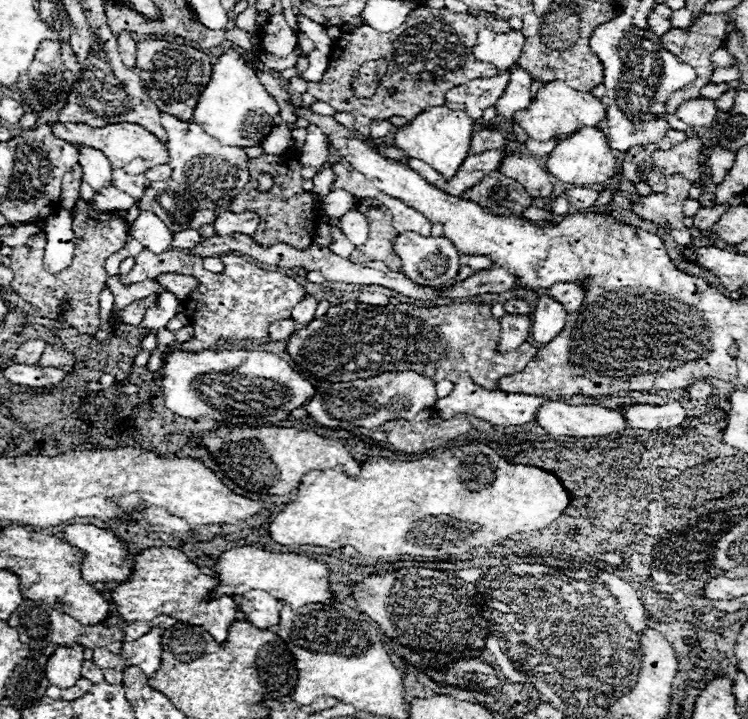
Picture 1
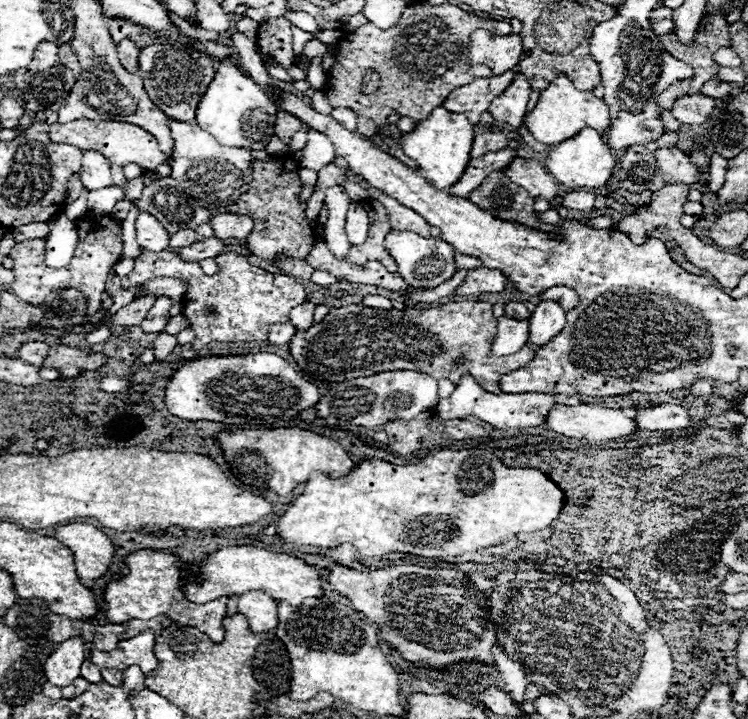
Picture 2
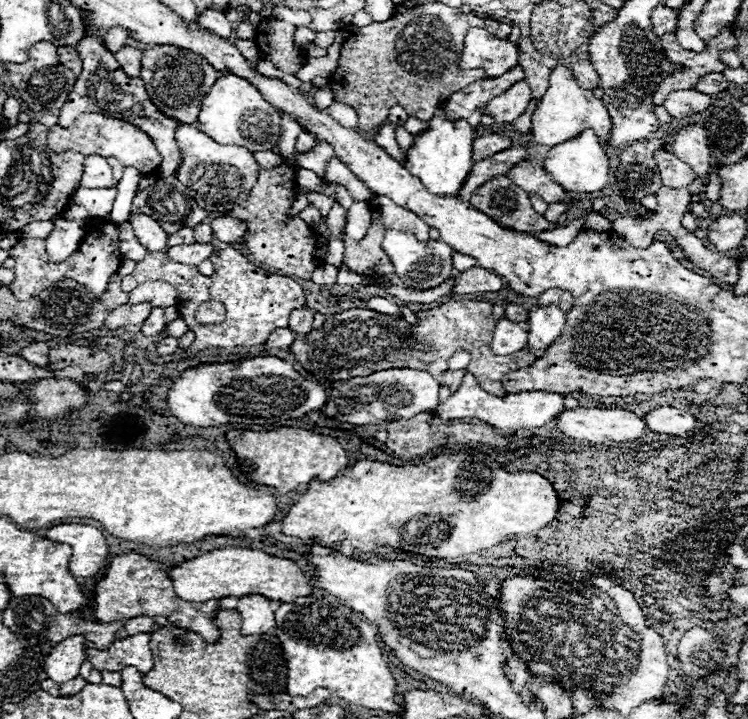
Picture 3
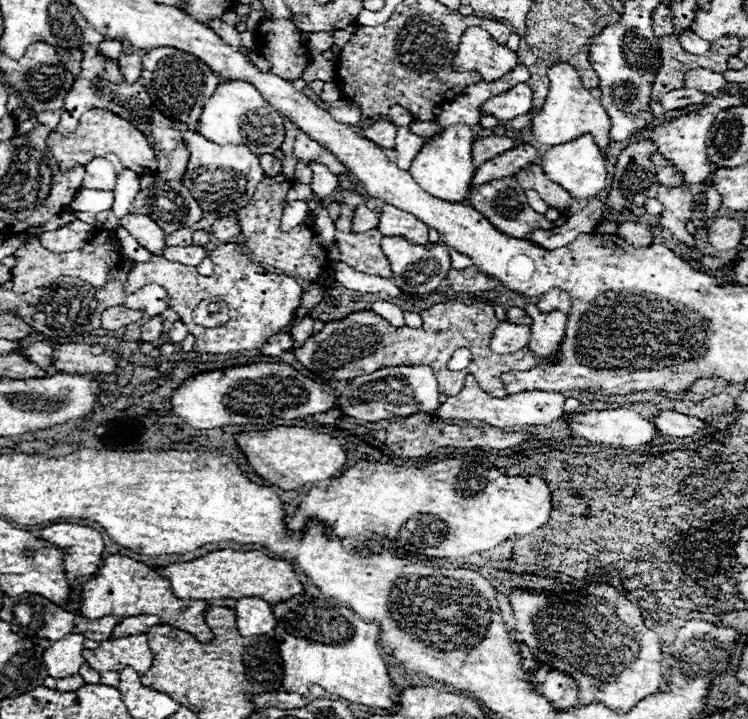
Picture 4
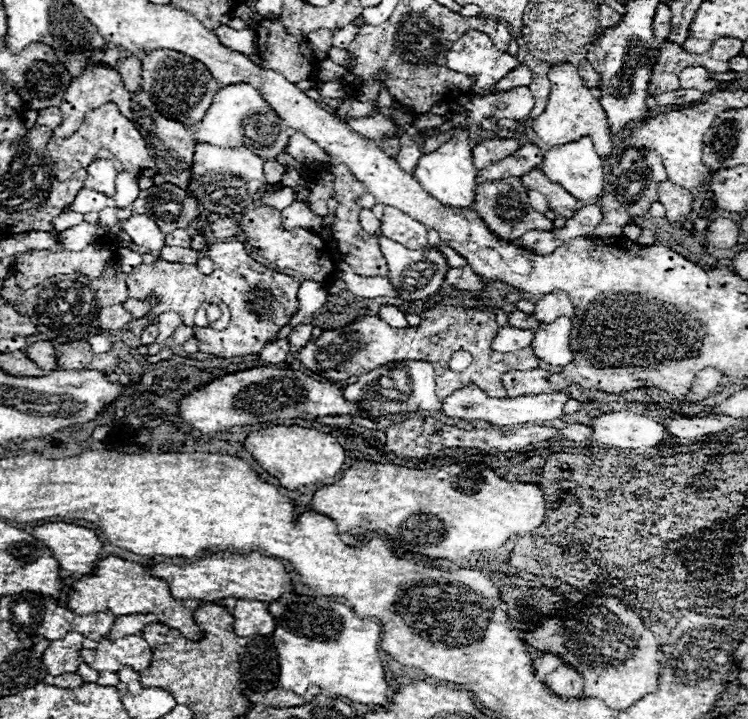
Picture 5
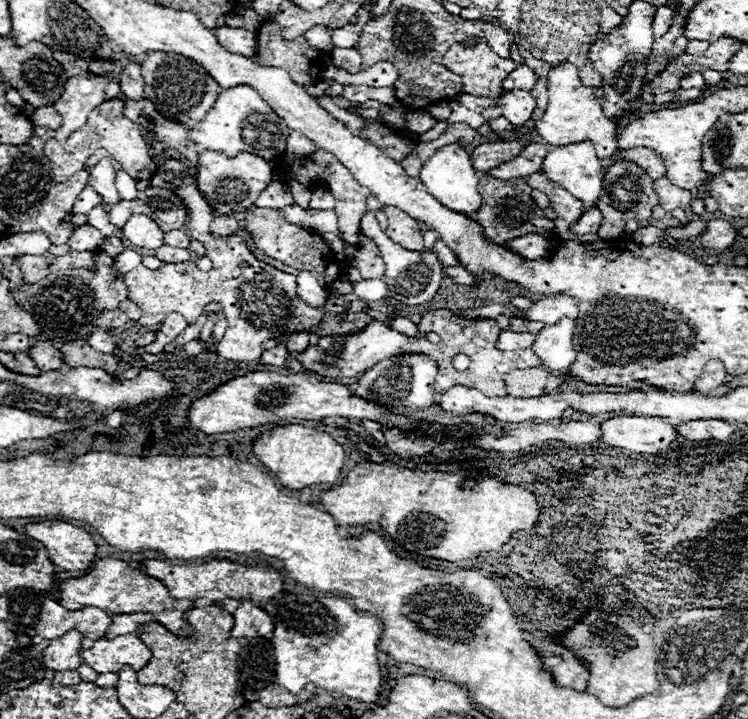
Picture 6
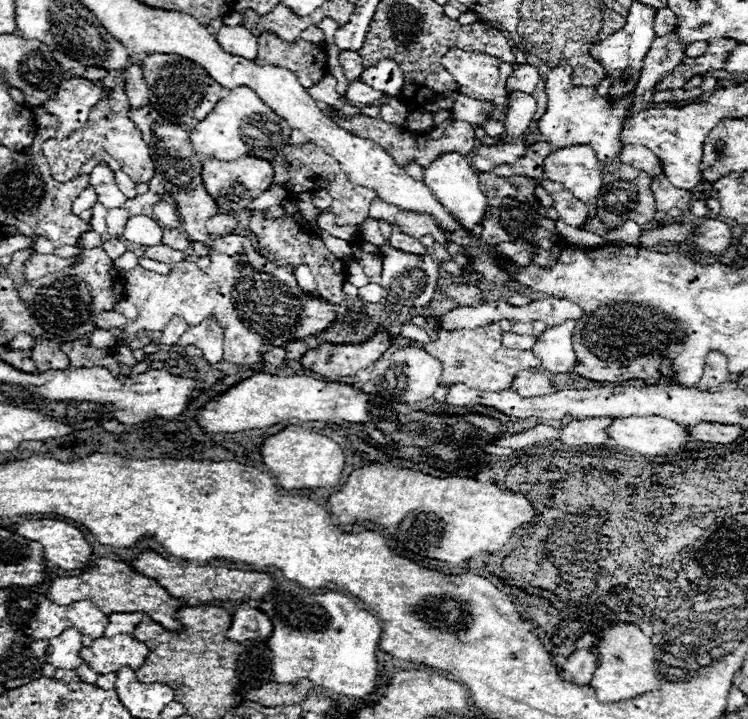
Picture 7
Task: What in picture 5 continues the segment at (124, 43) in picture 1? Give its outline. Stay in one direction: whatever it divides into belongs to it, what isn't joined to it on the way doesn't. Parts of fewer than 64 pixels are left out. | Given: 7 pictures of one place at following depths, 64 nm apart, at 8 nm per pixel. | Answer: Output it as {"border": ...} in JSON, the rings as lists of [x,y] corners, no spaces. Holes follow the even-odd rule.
{"border":[[[130,56],[130,58],[124,58],[118,62],[118,74],[124,82],[124,88],[134,94],[142,88],[142,78],[140,78],[140,72],[142,72],[142,64],[138,58]]]}

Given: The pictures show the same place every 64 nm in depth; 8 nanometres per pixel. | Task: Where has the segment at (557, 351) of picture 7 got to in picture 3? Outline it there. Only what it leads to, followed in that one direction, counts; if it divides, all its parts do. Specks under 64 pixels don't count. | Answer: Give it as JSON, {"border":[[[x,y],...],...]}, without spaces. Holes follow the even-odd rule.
{"border":[[[534,306],[528,314],[530,314],[528,348],[546,352],[546,348],[562,334],[562,328],[566,324],[566,314],[558,306],[546,306],[546,308]]]}

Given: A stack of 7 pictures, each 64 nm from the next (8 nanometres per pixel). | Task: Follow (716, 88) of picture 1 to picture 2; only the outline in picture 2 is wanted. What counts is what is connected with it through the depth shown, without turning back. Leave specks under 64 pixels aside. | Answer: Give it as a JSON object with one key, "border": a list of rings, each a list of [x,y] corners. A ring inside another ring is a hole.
{"border":[[[712,76],[710,80],[706,80],[700,88],[700,94],[704,96],[712,96],[712,98],[722,98],[726,94],[732,92],[732,86],[728,82],[722,82],[718,76]]]}

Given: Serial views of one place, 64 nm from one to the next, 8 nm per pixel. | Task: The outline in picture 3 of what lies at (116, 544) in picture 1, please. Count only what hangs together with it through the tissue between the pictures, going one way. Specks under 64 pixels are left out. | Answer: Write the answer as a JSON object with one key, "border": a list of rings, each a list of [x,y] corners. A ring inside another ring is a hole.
{"border":[[[60,524],[50,528],[44,534],[48,540],[58,544],[70,544],[74,550],[74,556],[68,562],[68,568],[74,576],[94,576],[100,572],[100,568],[106,562],[106,540],[100,530],[94,526],[82,526],[82,524]]]}

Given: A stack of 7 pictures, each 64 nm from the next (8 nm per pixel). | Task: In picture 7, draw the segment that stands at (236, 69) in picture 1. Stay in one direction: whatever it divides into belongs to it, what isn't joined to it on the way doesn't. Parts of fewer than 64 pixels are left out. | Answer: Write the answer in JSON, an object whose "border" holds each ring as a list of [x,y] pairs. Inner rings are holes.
{"border":[[[240,86],[230,90],[200,122],[196,128],[190,130],[190,142],[196,154],[202,158],[218,158],[224,162],[232,162],[240,156],[254,156],[254,158],[264,158],[271,162],[274,168],[274,156],[280,152],[280,146],[288,144],[292,128],[282,120],[274,110],[270,110],[250,88]],[[258,120],[258,122],[250,122]],[[268,120],[268,122],[262,122]]]}

